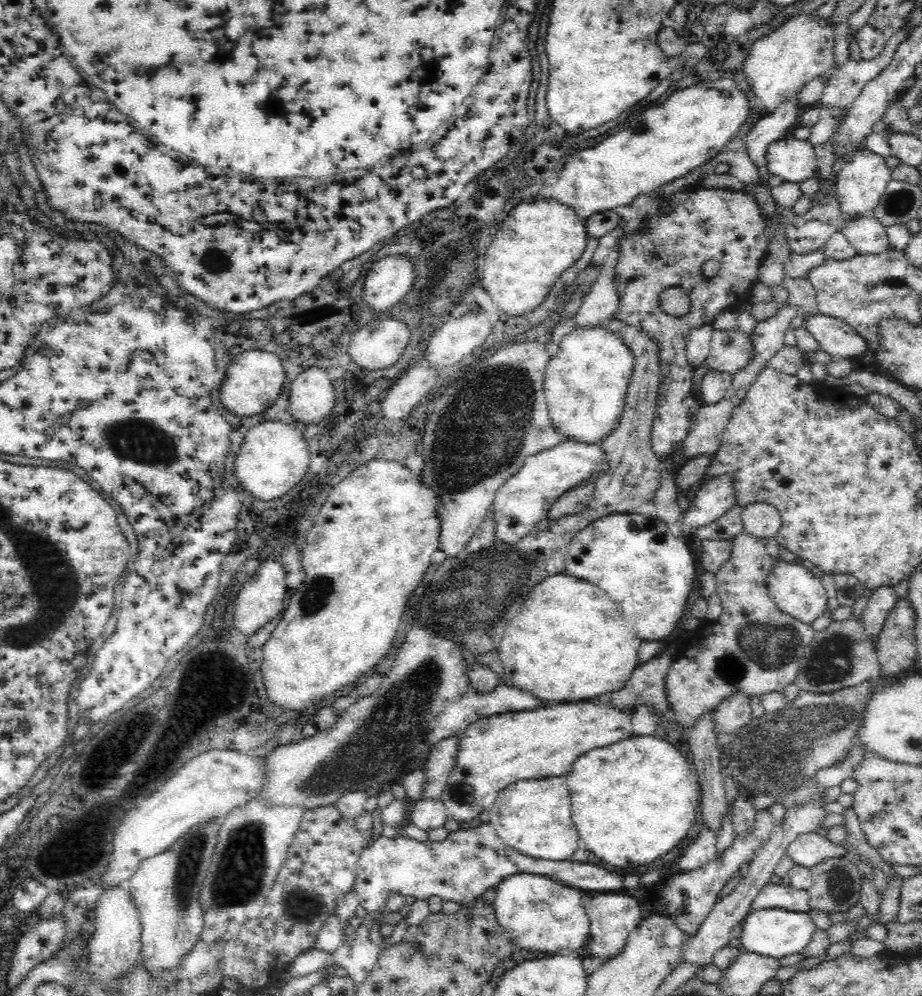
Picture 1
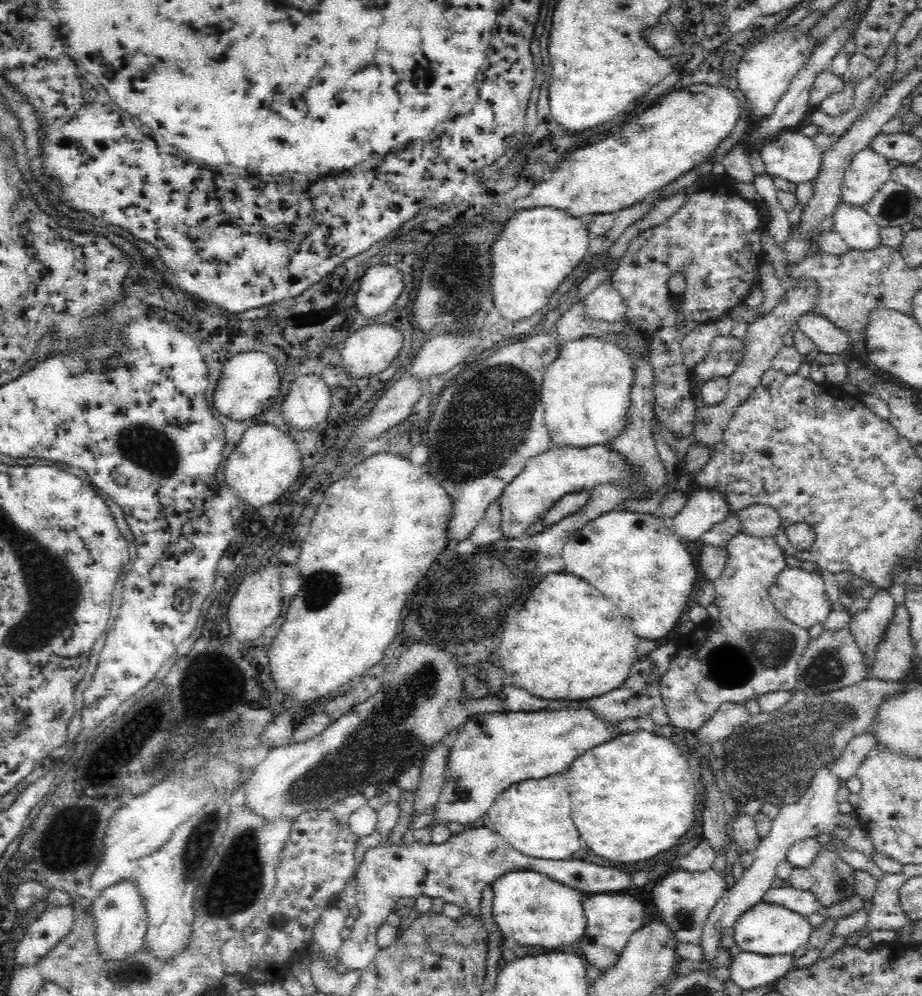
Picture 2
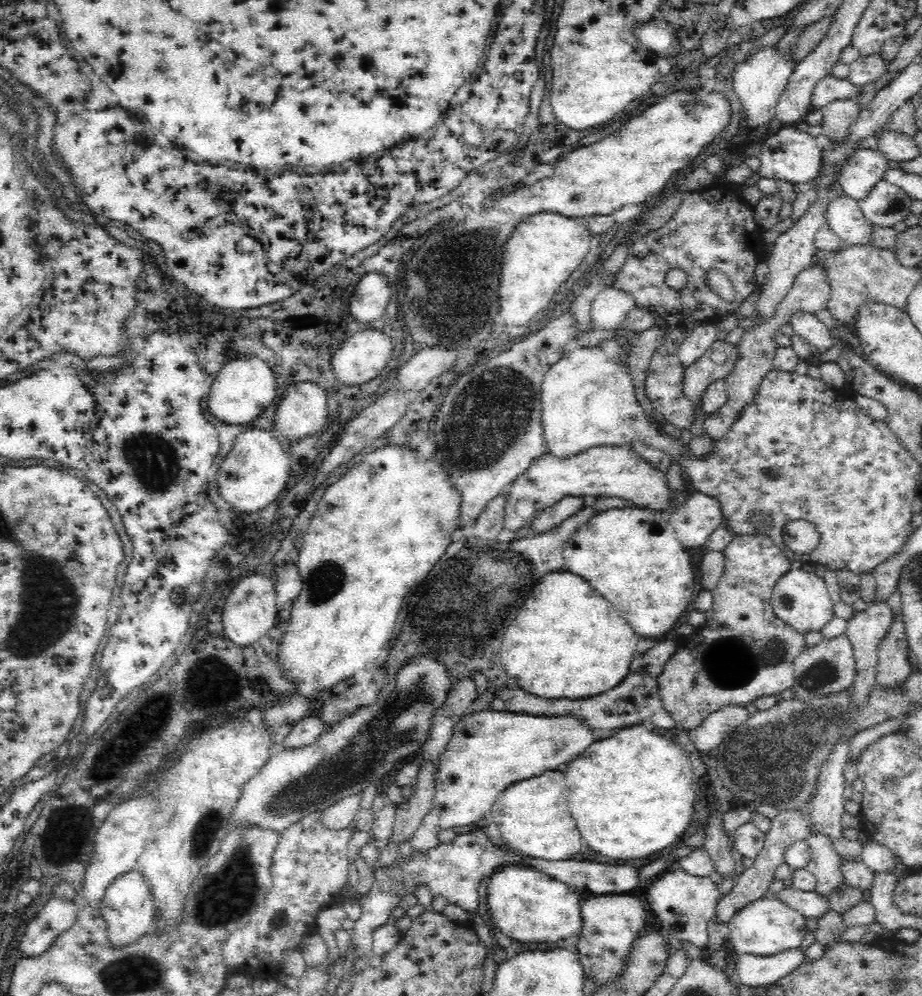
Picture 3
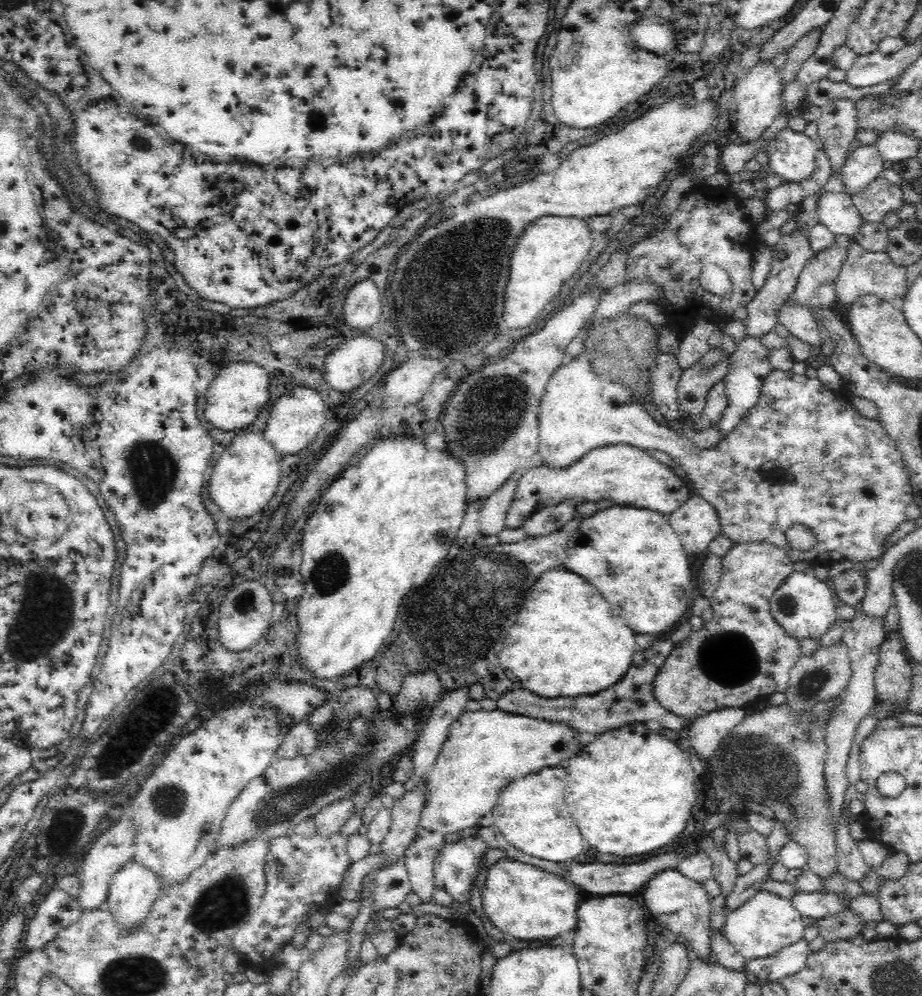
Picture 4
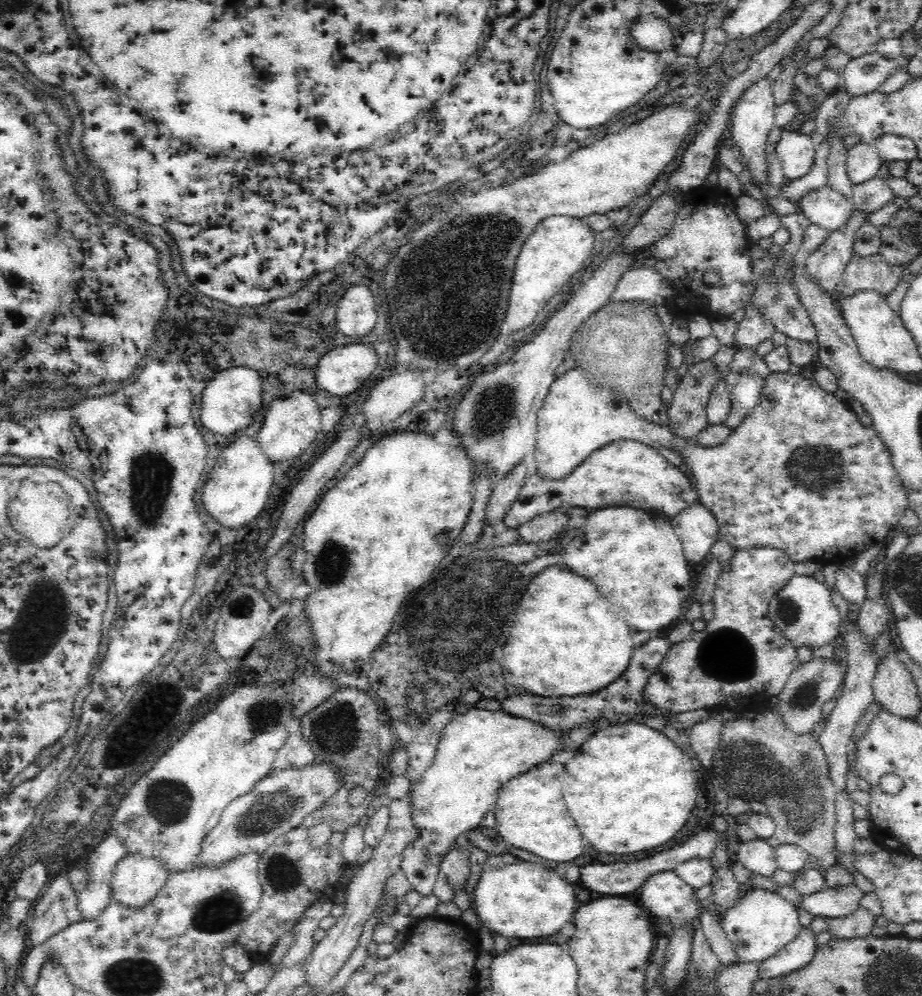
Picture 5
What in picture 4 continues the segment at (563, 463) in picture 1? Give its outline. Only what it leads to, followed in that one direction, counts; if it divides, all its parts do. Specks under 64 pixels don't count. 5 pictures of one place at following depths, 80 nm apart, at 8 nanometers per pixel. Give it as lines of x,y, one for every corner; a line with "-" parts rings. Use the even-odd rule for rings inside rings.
626,444
594,448
576,463
554,468
548,464
534,466
518,478
513,501
505,516
505,529
521,528
542,507
551,507
564,501
578,504
584,501
612,500
620,506
647,508
669,515
692,493
672,469
650,457
649,452

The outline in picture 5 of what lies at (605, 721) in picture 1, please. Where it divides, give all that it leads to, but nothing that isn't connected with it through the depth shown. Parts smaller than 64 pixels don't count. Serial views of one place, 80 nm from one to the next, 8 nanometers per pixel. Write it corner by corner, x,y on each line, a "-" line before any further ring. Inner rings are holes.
464,707
446,726
436,748
436,758
432,766
420,776
420,782
410,788
412,793
412,819
419,835
403,852
401,870
410,882
411,888
421,898
433,894
440,872
440,859
455,844
460,834
481,826
482,818
497,801
497,792
512,778
520,776
538,764
550,762
556,754
566,751
566,741
562,729
544,727
538,721
514,716
502,709
497,711

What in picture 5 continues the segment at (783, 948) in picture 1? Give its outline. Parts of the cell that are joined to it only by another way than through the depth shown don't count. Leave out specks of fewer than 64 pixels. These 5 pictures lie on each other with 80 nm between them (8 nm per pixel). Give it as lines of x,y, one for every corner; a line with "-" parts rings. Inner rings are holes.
755,889
730,908
720,922
728,940
734,945
738,962
756,963
774,956
786,944
793,942
803,930
797,906
788,903
778,893

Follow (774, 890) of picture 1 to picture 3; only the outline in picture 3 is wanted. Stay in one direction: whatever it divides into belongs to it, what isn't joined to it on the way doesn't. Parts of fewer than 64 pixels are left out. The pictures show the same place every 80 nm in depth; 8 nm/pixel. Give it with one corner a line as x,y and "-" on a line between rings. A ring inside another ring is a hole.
786,887
780,892
769,894
770,897
778,899
786,907
792,908
792,911
798,912
805,919
819,919
828,913
828,901
816,895
816,892
805,892

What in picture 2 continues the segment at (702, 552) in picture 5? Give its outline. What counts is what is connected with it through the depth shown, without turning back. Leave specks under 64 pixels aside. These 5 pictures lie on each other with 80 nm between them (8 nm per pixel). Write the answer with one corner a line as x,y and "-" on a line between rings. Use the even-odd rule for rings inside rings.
702,487
687,497
686,504
669,525
681,539
696,542
702,533
722,523
729,511
730,503
722,489

